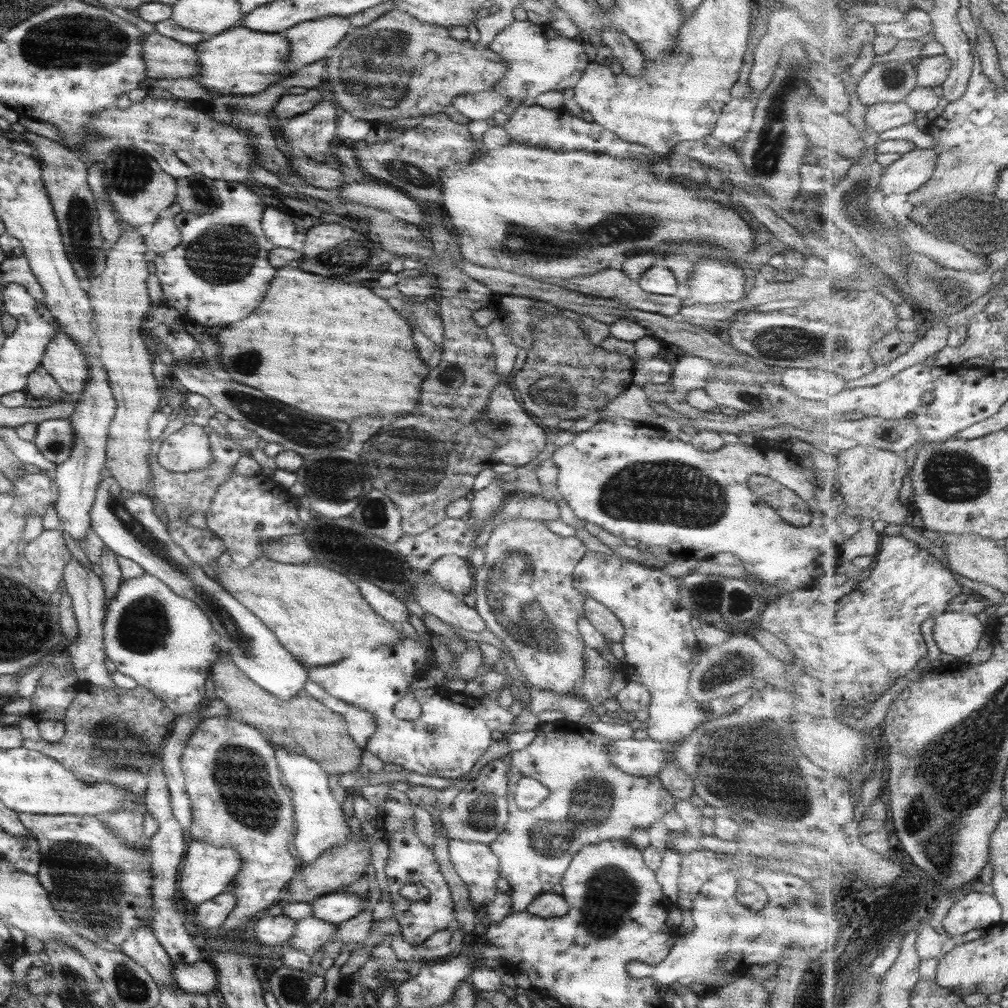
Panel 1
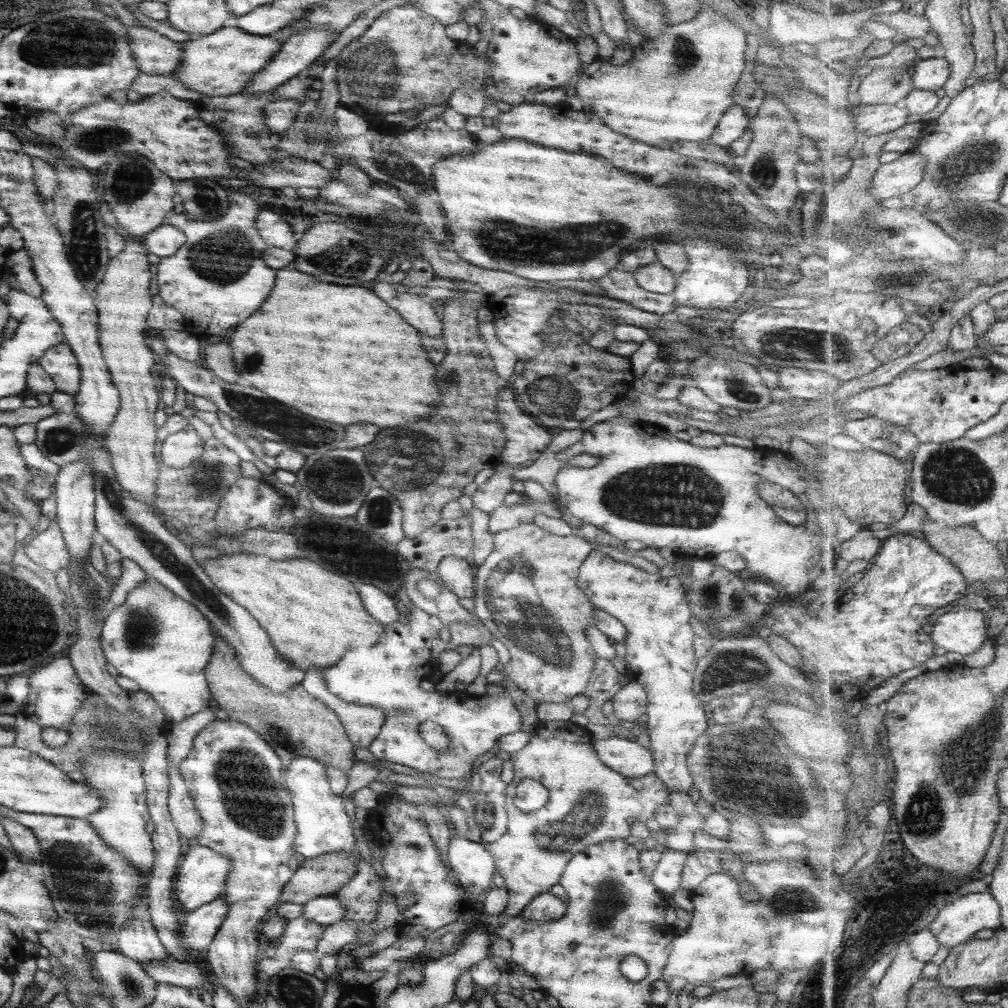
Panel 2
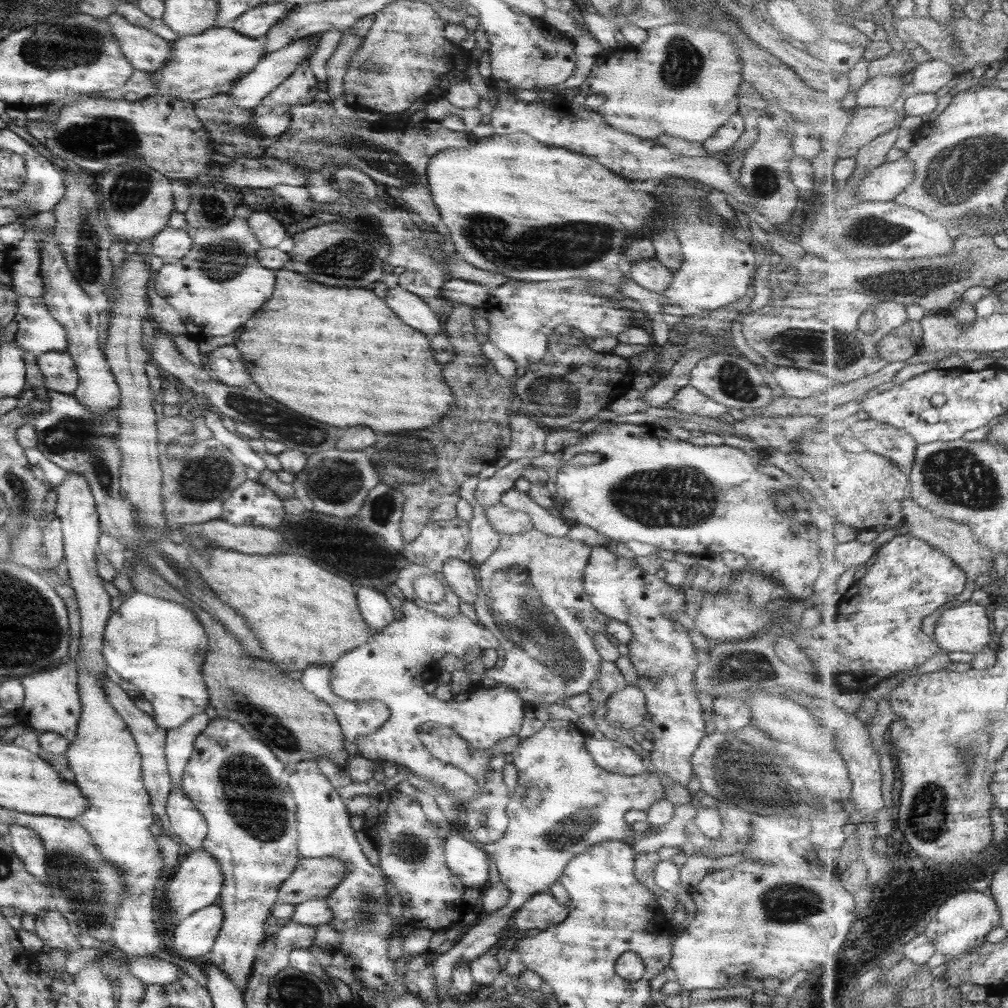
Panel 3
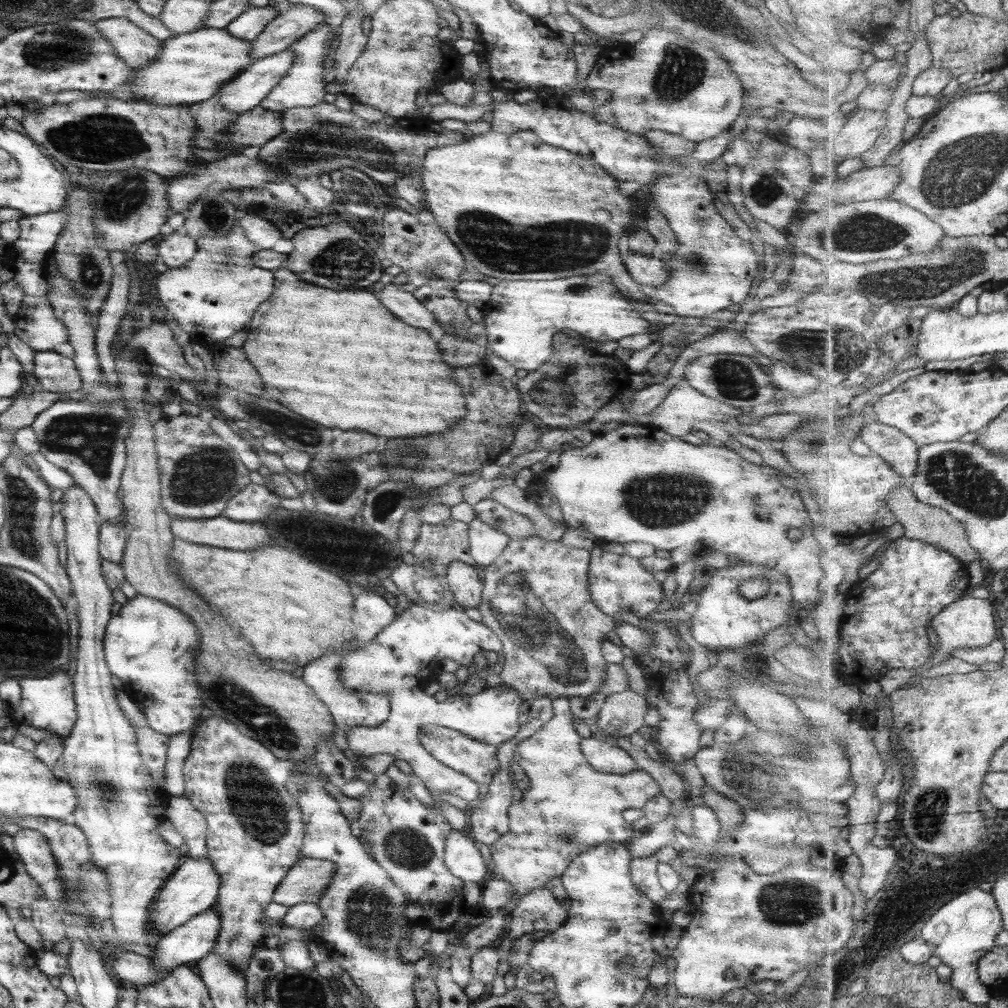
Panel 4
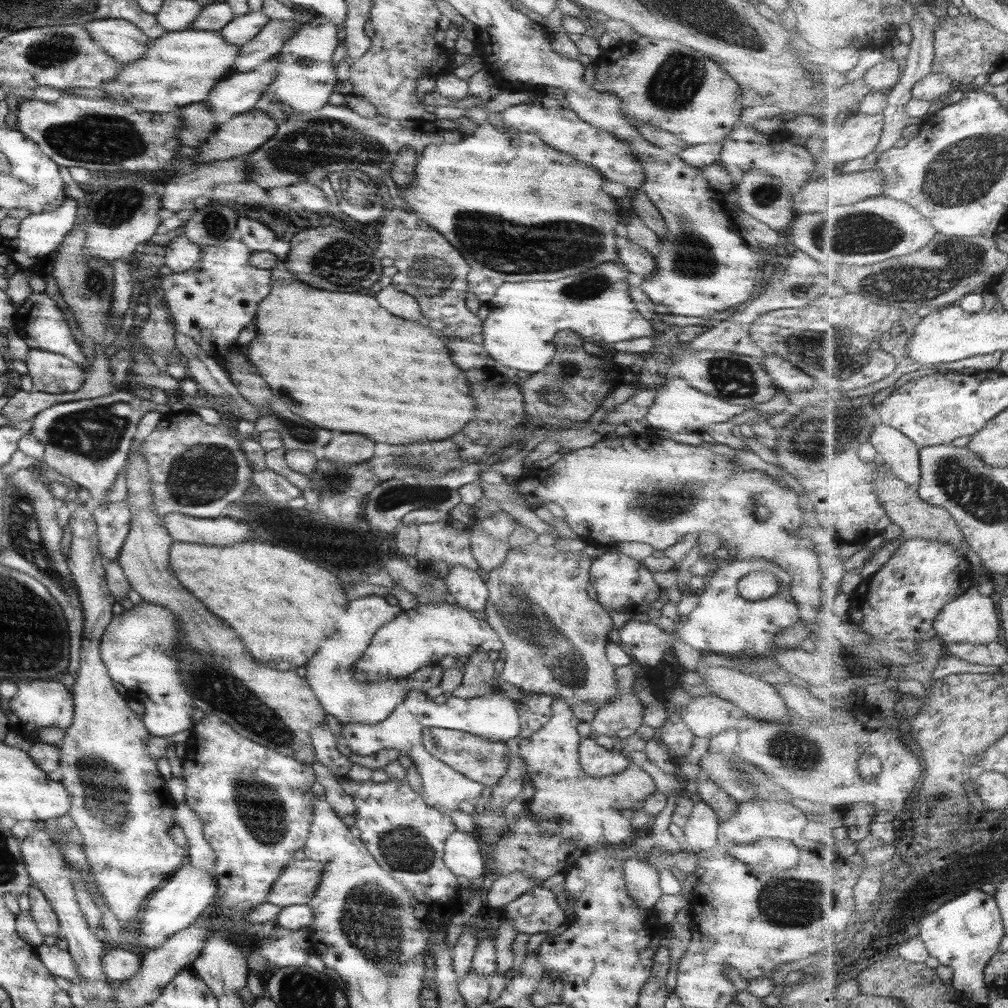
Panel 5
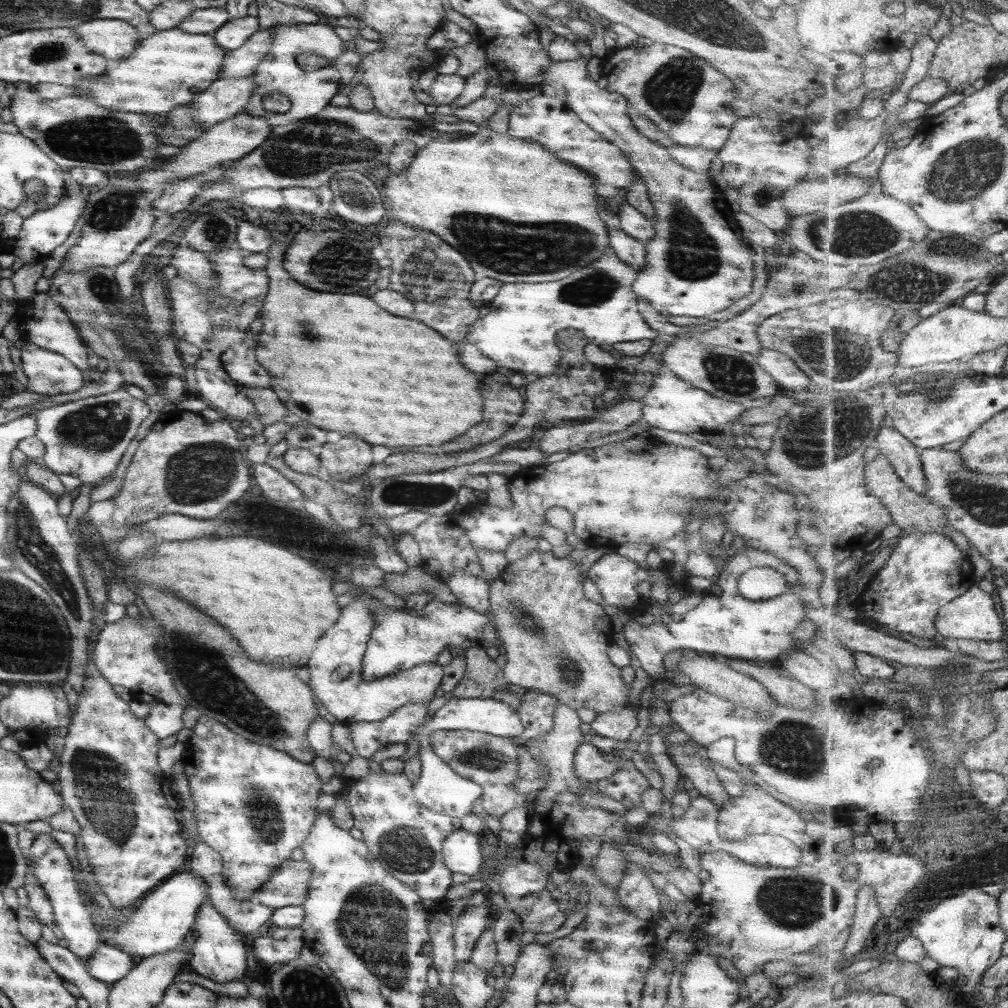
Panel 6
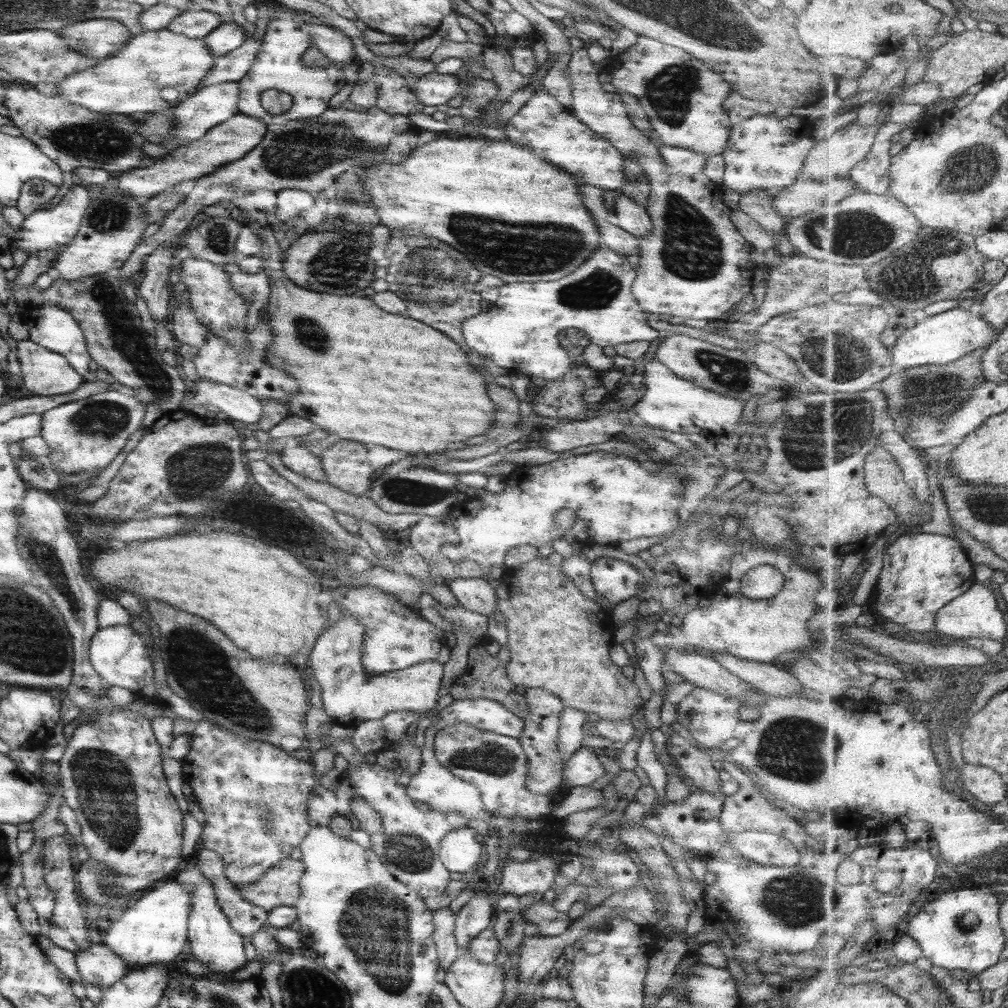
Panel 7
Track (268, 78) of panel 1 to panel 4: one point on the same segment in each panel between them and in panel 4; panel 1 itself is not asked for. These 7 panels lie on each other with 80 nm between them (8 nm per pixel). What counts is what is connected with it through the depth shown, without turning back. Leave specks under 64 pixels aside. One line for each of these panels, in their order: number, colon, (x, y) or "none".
2: (218, 64)
3: (200, 65)
4: (190, 68)

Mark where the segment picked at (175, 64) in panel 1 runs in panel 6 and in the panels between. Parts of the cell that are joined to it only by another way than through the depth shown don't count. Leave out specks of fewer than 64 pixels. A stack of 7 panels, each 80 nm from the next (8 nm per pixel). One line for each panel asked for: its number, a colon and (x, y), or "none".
2: (154, 54)
3: (146, 52)
4: (135, 47)
5: (120, 39)
6: (112, 39)

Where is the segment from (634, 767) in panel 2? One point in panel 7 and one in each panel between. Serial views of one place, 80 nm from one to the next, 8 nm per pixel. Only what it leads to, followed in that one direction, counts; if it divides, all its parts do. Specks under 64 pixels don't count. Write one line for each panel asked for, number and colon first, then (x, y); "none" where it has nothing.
3: (614, 757)
4: (603, 755)
5: (595, 760)
6: (590, 764)
7: (583, 767)

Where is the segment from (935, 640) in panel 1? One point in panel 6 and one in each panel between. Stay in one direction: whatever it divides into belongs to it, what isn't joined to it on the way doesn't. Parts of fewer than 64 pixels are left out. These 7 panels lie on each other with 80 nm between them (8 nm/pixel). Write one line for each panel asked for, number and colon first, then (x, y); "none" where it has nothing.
2: (964, 630)
3: (966, 628)
4: (970, 622)
5: (972, 618)
6: (973, 616)

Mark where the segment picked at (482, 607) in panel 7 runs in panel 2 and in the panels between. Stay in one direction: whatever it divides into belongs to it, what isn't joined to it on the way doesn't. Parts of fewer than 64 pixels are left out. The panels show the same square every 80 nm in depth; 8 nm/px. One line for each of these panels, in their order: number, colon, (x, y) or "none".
2: (457, 574)
3: (460, 577)
4: (464, 582)
5: (467, 587)
6: (470, 591)

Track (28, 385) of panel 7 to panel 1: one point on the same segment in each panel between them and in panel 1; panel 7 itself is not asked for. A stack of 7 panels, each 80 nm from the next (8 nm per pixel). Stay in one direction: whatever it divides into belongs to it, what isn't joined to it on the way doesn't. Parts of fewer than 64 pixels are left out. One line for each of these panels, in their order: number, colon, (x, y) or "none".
1: (62, 360)
2: (57, 362)
3: (57, 369)
4: (56, 374)
5: (51, 373)
6: (47, 374)

